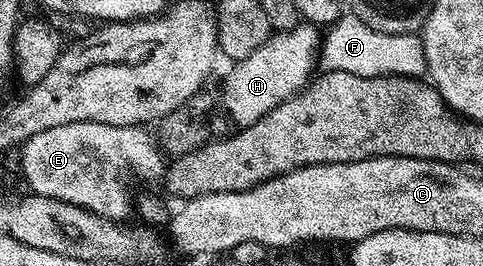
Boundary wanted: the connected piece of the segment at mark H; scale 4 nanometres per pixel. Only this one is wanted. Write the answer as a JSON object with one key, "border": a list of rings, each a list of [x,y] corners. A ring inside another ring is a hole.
{"border":[[[300,23],[291,29],[272,32],[267,41],[253,51],[253,55],[234,62],[230,66],[231,74],[223,81],[223,101],[221,97],[221,105],[227,108],[232,126],[257,123],[257,119],[273,111],[273,107],[303,92],[316,72],[320,44],[320,30],[310,23]]]}

